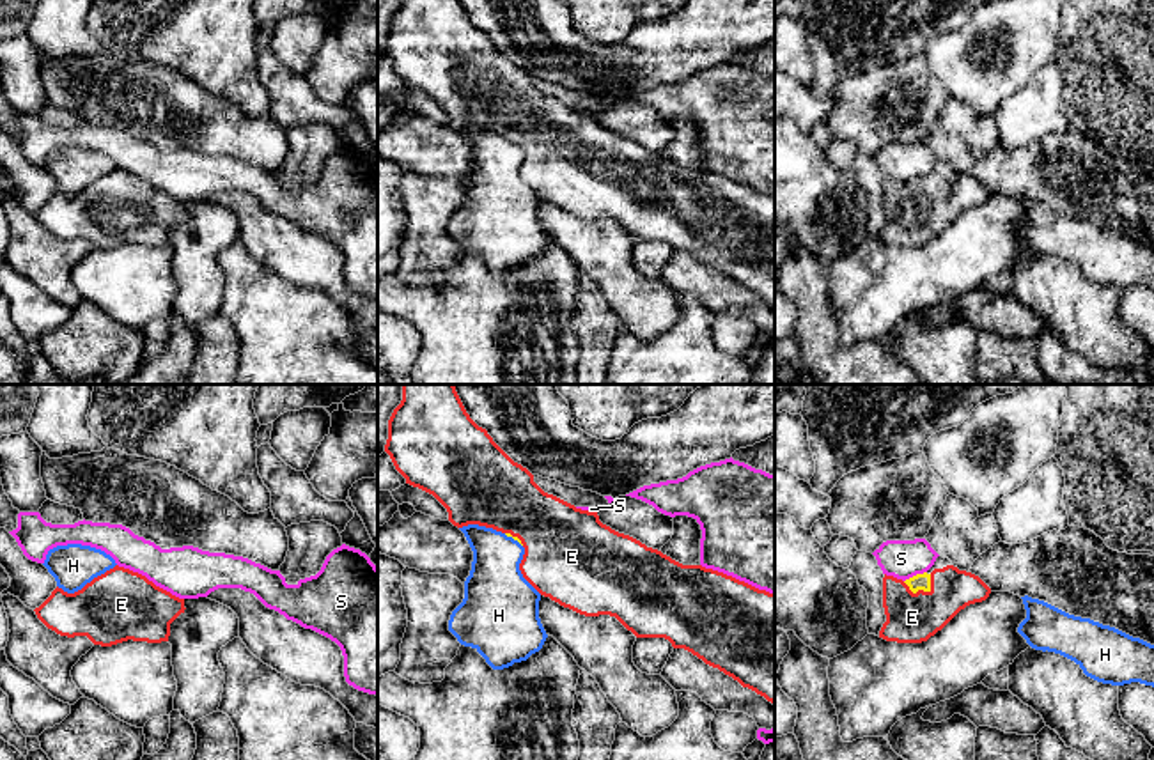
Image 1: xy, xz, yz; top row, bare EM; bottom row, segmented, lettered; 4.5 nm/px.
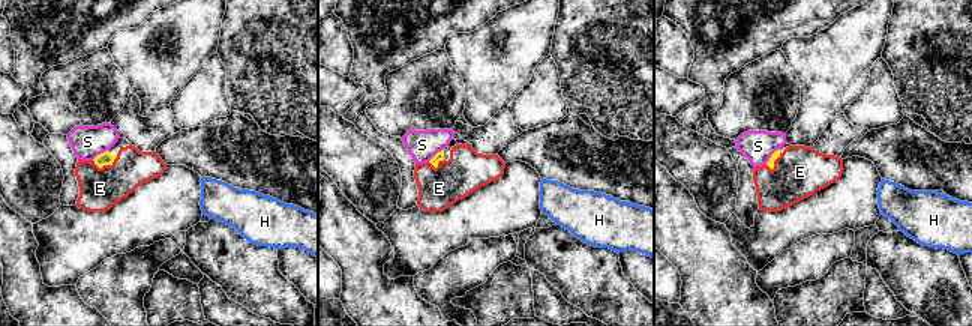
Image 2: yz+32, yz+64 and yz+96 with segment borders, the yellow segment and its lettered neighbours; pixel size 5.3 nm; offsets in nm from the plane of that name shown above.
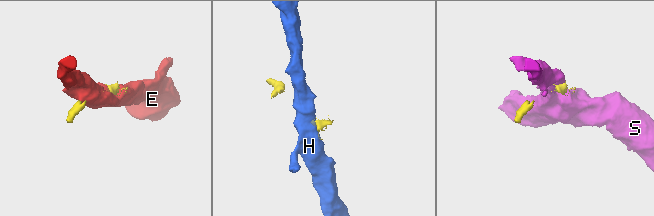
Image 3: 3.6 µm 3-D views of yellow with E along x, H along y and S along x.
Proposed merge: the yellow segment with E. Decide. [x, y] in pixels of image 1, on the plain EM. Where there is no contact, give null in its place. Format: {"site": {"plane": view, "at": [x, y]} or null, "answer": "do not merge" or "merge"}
{"site": {"plane": "yz", "at": [917, 193]}, "answer": "merge"}

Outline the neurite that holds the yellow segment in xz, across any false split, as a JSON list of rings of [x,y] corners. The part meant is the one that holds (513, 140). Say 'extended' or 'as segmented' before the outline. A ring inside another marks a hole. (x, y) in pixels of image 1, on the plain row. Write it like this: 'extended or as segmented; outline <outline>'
extended; outline [[[402,0],[388,23],[385,55],[406,87],[433,97],[447,112],[454,129],[479,128],[518,143],[525,151],[519,174],[541,198],[585,220],[615,220],[636,241],[665,241],[775,308],[775,197],[702,168],[682,168],[603,128],[597,115],[544,96],[534,78],[470,21],[459,0]]]

